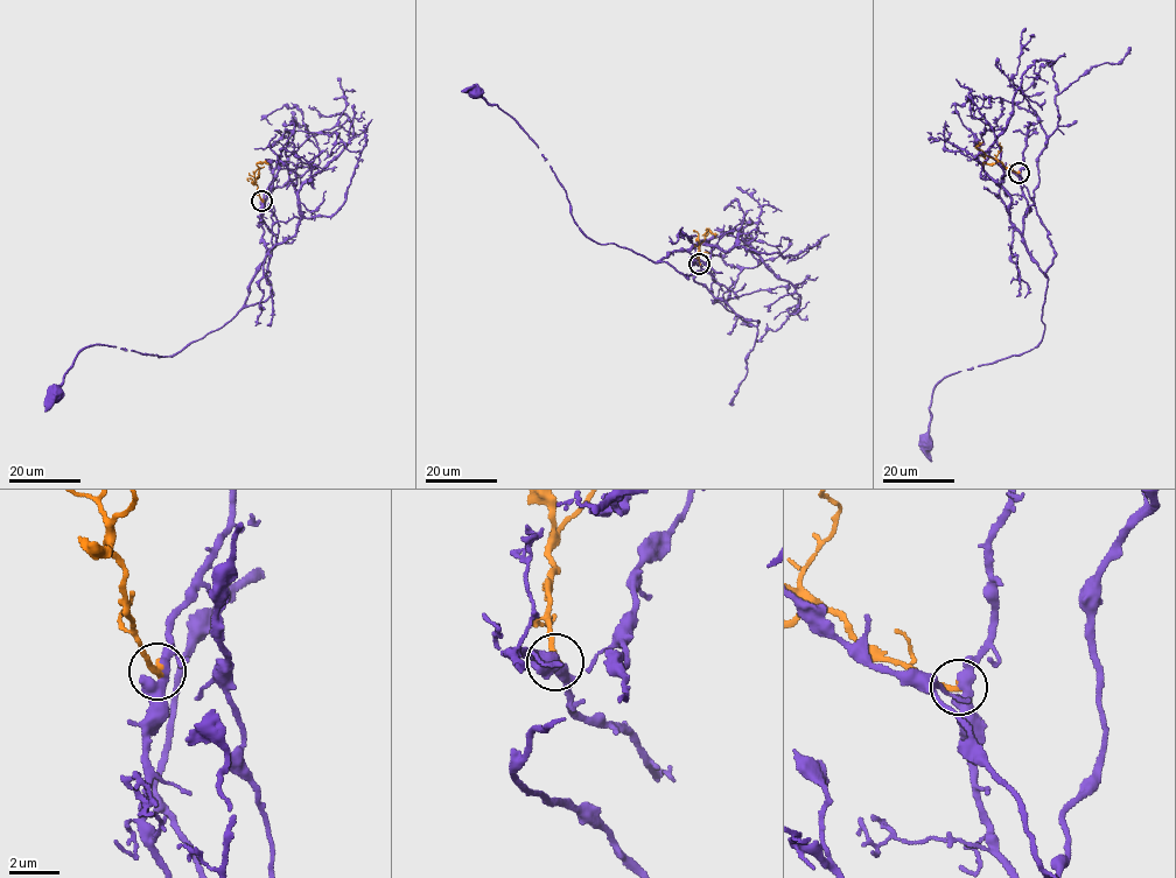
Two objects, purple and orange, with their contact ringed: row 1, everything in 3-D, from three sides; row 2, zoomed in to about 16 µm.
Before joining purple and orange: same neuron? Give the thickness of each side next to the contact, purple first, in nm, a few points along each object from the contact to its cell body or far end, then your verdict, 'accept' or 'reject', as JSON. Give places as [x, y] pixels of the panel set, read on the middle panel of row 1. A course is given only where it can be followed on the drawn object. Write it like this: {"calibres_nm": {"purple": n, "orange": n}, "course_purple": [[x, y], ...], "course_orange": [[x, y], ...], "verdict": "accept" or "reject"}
{"calibres_nm": {"purple": 360, "orange": 280}, "course_purple": [[699, 264], [684, 250], [655, 262], [592, 240], [538, 145], [475, 91]], "course_orange": [[699, 264], [698, 246], [706, 230], [716, 237]], "verdict": "accept"}

